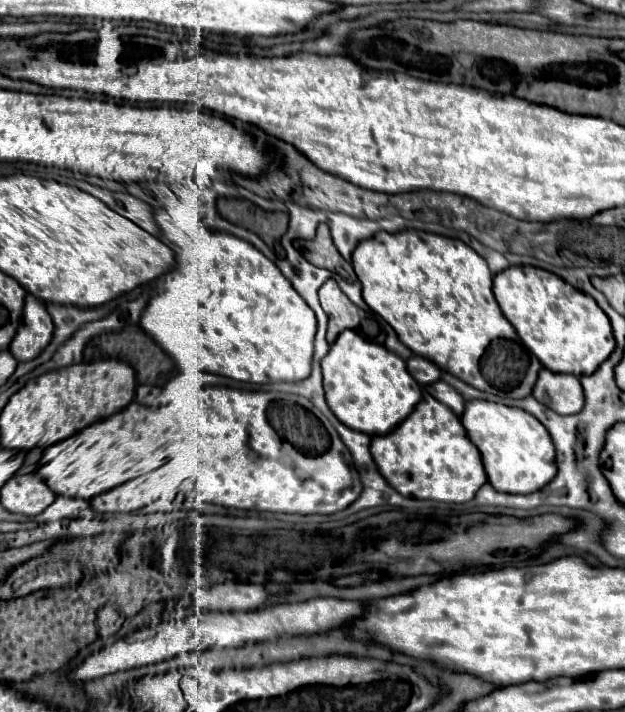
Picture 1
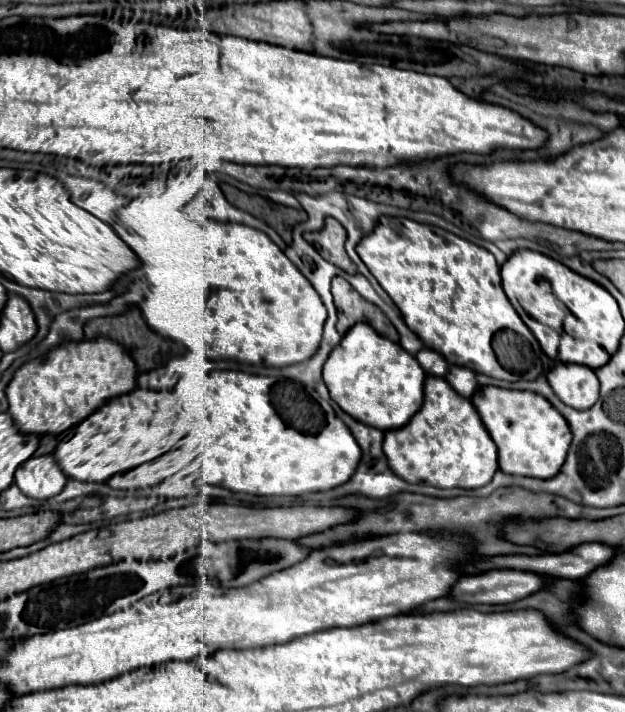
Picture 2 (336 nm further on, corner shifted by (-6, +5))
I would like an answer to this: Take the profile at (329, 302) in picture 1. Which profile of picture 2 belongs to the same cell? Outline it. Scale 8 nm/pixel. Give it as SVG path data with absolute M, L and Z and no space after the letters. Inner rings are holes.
M338 276L338 278L332 280L332 296L334 296L334 304L336 304L340 320L344 320L344 322L340 322L340 324L346 326L344 330L348 330L350 326L354 326L358 322L366 322L378 334L382 334L382 336L398 342L398 338L400 338L398 330L384 316L384 312L376 304L364 300L344 278Z

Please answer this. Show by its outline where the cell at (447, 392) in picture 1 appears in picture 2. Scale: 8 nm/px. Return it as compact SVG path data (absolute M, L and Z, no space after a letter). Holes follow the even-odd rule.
M452 366L446 376L448 384L462 396L470 398L472 392L476 390L476 372L472 372L470 368L462 368L462 366Z

